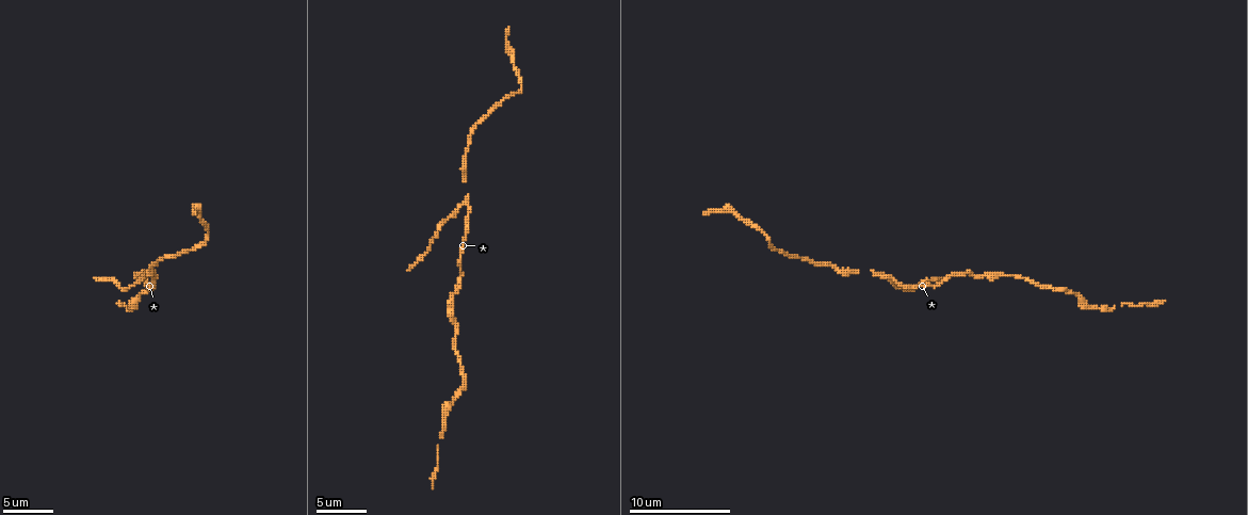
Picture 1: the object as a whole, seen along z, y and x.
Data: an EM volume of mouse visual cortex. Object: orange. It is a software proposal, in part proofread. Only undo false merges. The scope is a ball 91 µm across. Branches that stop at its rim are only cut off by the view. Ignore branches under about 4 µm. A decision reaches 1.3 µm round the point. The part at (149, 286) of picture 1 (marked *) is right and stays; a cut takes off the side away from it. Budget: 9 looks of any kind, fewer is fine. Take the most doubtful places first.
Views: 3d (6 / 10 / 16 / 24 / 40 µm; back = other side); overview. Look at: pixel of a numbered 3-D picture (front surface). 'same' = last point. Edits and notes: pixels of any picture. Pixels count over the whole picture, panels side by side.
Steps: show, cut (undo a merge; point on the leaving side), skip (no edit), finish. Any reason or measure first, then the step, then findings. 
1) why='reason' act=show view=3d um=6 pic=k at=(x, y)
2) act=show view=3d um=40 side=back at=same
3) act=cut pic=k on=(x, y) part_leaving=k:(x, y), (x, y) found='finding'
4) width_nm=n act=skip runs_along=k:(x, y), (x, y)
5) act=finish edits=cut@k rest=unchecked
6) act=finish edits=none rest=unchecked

act=show view=3d um=10 pic=1 at=(878, 275)

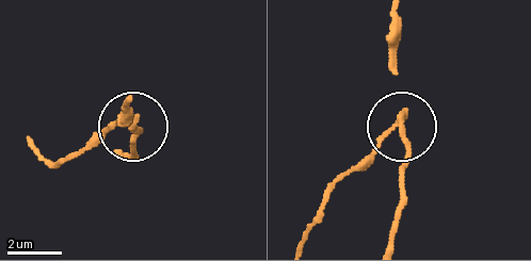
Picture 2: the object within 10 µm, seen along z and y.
side_arm_um=10 act=cut pic=2 on=(111, 125) part_leaving=2:(405, 115), (336, 189), (306, 237) found='two neurons meet here'

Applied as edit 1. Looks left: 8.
why='calibre changes' act=show view=3d um=10 pic=1 at=(455, 399)

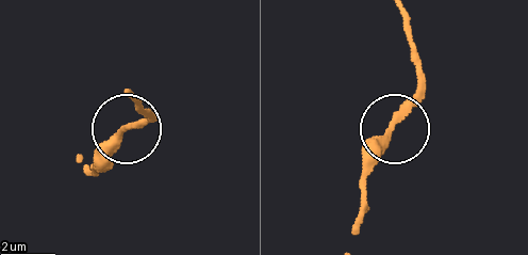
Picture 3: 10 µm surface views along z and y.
act=skip runs_along=3:(401, 14), (415, 96), (363, 170) found='continuous, no second neuron'

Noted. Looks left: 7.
act=show view=3d um=6 pic=1 at=(454, 325)

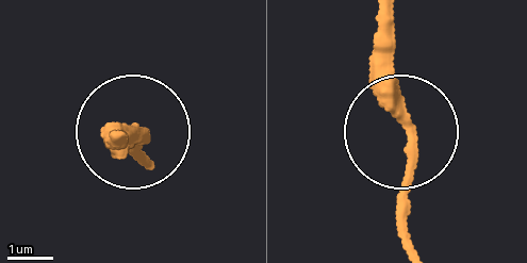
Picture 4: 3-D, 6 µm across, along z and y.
why='other side' act=show view=3d um=6 side=back pic=4 at=(141, 135)

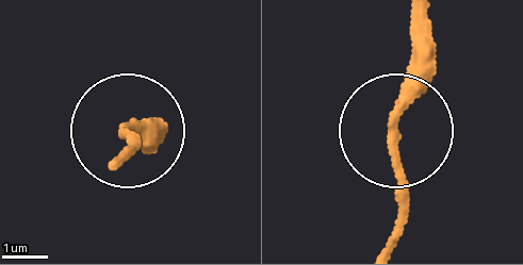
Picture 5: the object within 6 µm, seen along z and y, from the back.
width_nm=280 act=skip found='all the same neuron'

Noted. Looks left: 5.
why='thick turns thin' act=show view=3d um=16 pic=1 at=(150, 265)

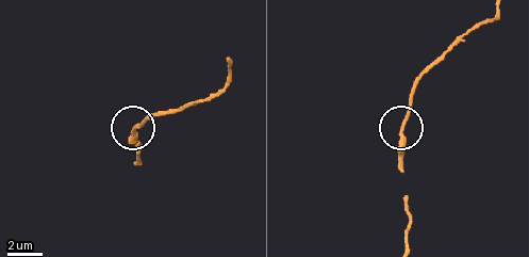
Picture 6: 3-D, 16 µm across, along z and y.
act=skip runs_along=6:(403, 243), (408, 205), (402, 123), (411, 91) found='continuous, no second neuron'

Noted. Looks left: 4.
act=finish edits=cut@2 rest=unchecked

